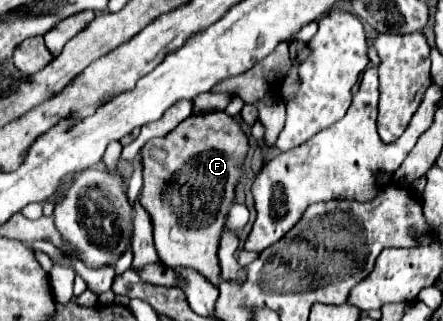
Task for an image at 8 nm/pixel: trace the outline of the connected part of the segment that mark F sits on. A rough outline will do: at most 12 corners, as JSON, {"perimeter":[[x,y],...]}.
{"perimeter":[[226,112],[150,138],[140,204],[166,266],[218,284],[248,136]]}

